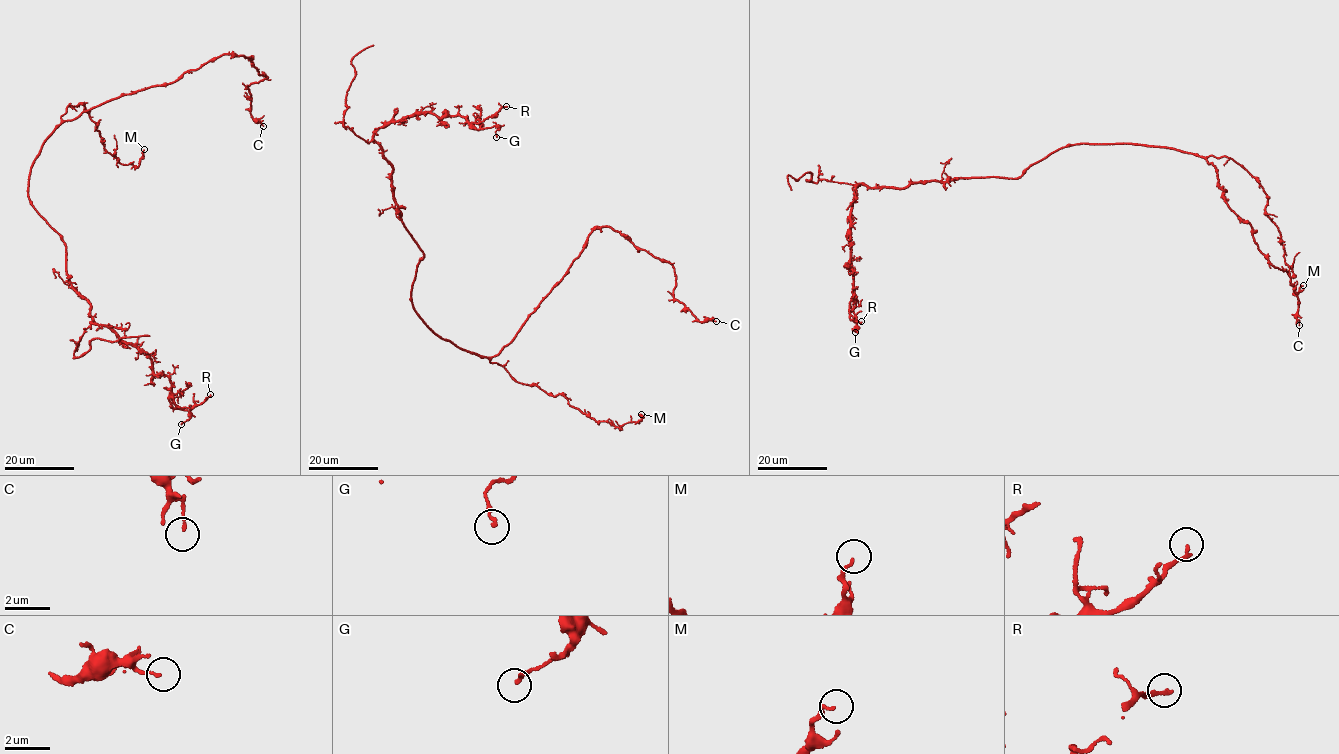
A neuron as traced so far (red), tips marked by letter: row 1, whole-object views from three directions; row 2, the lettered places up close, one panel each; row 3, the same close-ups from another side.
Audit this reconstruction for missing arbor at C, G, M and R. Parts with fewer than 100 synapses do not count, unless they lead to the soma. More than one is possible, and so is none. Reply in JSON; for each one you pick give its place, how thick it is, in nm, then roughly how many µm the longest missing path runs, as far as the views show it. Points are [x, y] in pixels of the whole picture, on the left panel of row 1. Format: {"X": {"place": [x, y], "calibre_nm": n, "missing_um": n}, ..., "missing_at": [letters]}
{"missing_at": []}

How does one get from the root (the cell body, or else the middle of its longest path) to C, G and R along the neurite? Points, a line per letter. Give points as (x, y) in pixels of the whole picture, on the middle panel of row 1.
C: (432, 329), (497, 355), (605, 226), (672, 265), (674, 297), (700, 322), (716, 321)
G: (432, 329), (411, 301), (423, 252), (373, 135), (426, 112), (497, 125), (496, 137)
R: (432, 329), (411, 301), (423, 252), (402, 221), (392, 163), (373, 135), (426, 112), (471, 125), (506, 106)

